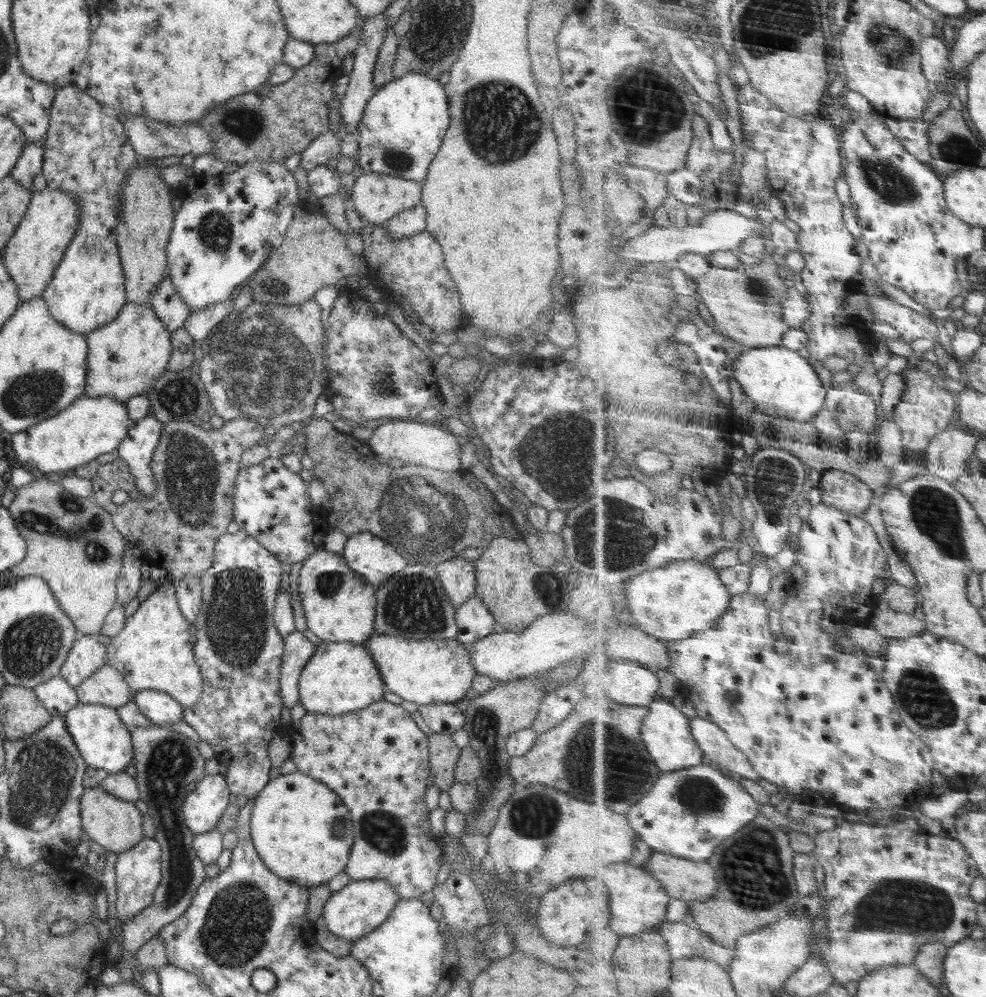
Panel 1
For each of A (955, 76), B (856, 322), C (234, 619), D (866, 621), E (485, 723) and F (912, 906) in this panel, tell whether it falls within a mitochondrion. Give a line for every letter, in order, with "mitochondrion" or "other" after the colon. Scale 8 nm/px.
A: other
B: other
C: mitochondrion
D: other
E: mitochondrion
F: mitochondrion

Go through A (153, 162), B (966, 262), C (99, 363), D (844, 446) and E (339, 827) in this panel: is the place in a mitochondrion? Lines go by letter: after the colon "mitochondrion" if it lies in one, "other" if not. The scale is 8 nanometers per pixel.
A: other
B: other
C: other
D: other
E: mitochondrion

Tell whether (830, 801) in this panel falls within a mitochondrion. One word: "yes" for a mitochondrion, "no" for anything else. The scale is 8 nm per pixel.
no

